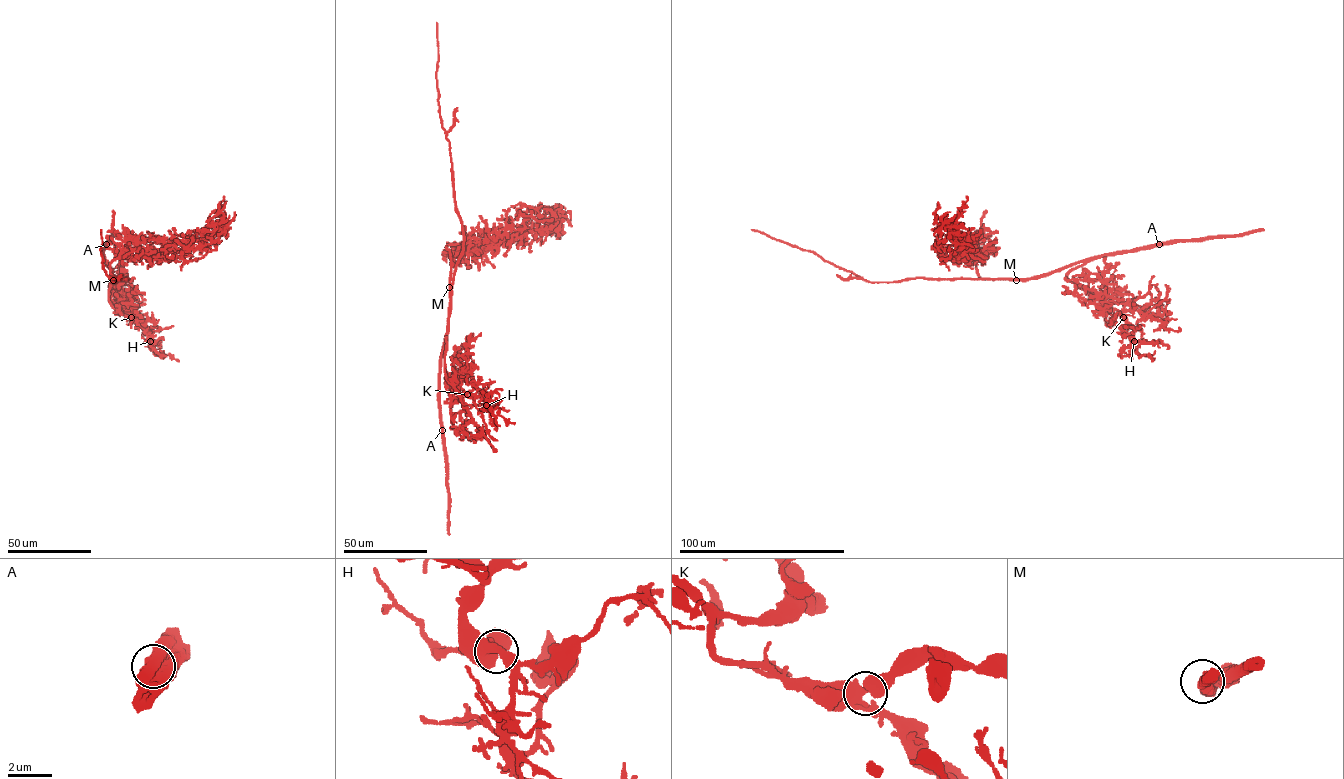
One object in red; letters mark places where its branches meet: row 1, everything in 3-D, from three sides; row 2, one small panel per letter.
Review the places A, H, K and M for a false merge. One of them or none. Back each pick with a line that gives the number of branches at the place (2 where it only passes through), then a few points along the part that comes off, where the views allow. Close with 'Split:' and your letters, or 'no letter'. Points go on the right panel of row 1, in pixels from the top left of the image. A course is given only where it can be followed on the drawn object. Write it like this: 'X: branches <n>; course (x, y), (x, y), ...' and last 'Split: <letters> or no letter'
Split: no letter

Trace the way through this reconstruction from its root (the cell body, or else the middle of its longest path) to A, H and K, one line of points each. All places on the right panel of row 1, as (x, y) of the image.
A: (1013, 279), (1038, 278), (1087, 260), (1150, 248), (1158, 244)
H: (1013, 279), (1040, 278), (1088, 260), (1067, 277), (1122, 314), (1126, 322), (1124, 330), (1134, 341)
K: (1013, 279), (1040, 278), (1088, 260), (1067, 277), (1092, 292), (1123, 317)

